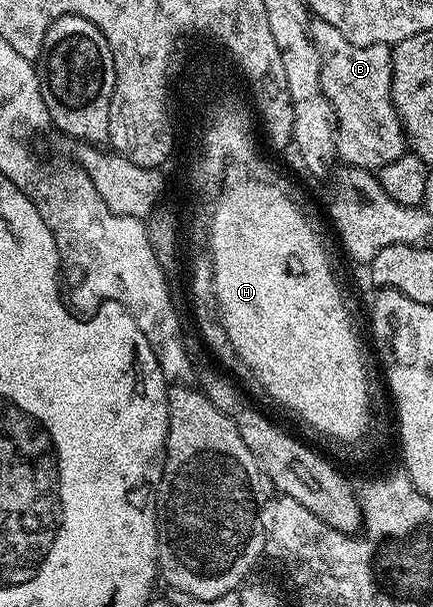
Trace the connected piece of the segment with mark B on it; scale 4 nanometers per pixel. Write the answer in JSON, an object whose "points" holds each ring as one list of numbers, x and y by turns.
{"points":[[315,19,311,22,311,41,317,47,319,59,321,61,321,91,325,95,325,99,331,104,331,109,335,113,335,151,338,160,343,160,342,164,347,167,356,169,369,169,378,171,384,169,389,163,393,163,393,159,402,157,408,152,407,135,403,131,403,125,399,122,399,116,395,110,395,104,391,98,391,50,390,45,354,45,349,43,349,39,345,39,345,35,341,35,341,31,337,31,337,27,333,27,329,23]]}

